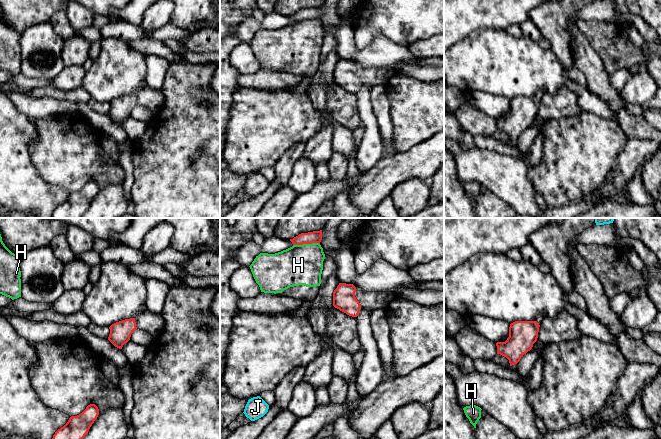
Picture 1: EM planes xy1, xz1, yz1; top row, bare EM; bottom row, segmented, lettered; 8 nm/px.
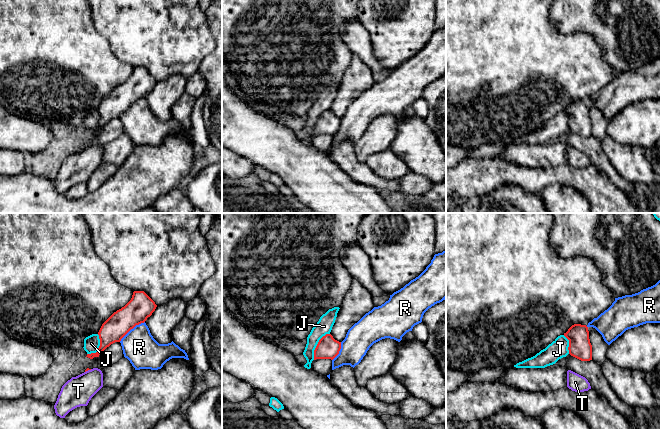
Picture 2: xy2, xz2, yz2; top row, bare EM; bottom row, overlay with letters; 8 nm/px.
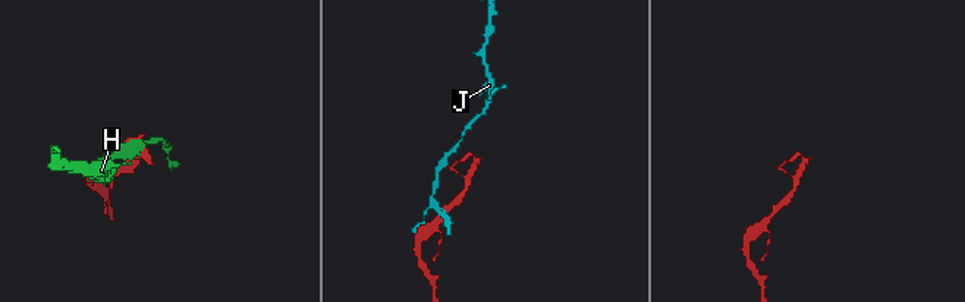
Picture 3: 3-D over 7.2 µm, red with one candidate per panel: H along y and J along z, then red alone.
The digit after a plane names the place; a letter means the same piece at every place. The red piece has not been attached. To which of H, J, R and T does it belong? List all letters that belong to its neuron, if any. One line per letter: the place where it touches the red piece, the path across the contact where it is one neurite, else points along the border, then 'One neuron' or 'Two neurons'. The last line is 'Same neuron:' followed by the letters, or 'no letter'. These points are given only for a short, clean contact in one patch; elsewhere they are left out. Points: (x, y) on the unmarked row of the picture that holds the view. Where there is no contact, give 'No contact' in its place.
H: Touches red at xz1 (306, 19). Two neurons
J: Touches red at xz2 (317, 121). Boundary: xz2 (329, 109), (326, 109), (319, 116), (314, 126), (313, 135). Two neurons
R: Touches red at xy2 (131, 104). Two neurons
T: Touches red at xy2 (88, 145). Two neurons
Same neuron: no letter

